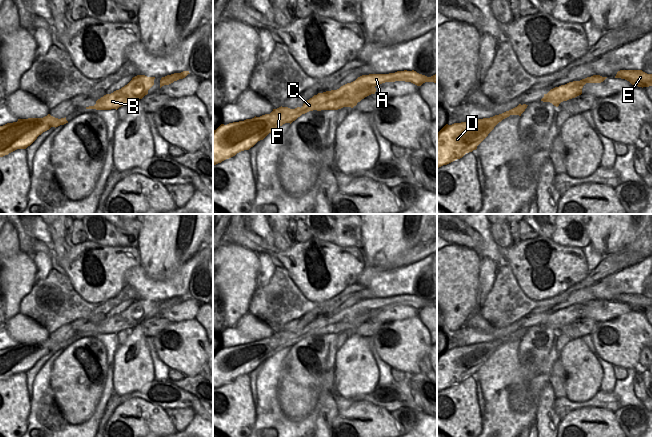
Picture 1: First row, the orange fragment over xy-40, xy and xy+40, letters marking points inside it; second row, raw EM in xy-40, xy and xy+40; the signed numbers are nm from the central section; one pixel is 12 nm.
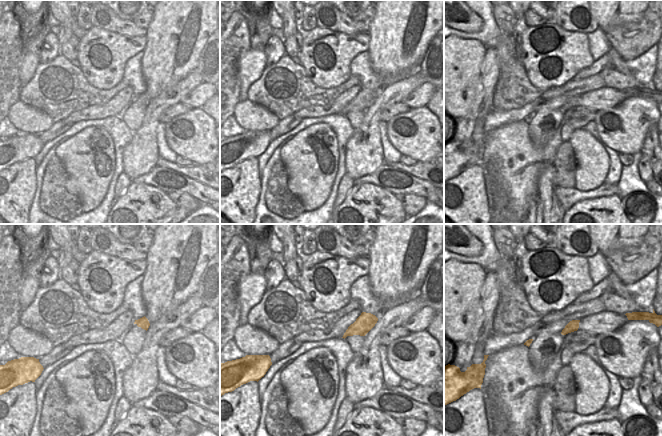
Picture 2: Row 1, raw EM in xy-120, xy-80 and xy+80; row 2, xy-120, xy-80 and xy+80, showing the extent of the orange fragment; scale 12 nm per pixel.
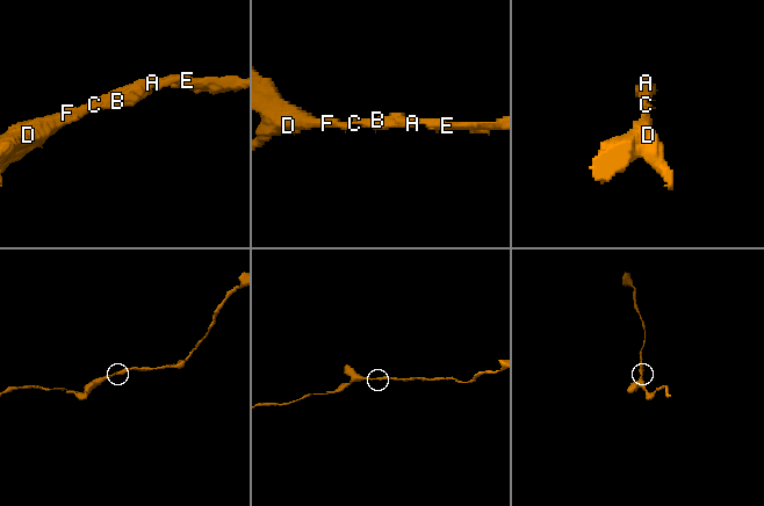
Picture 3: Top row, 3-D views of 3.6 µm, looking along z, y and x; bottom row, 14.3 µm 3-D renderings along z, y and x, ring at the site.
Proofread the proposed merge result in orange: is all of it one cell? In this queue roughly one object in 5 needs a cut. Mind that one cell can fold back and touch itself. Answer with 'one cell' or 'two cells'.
one cell

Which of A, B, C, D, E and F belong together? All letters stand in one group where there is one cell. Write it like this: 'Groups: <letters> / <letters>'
Groups: A B C D E F.

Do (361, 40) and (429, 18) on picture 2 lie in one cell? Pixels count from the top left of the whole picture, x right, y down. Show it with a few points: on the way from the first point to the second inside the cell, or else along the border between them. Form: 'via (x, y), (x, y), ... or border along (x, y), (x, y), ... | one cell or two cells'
border along (367, 33), (368, 50) | two cells

